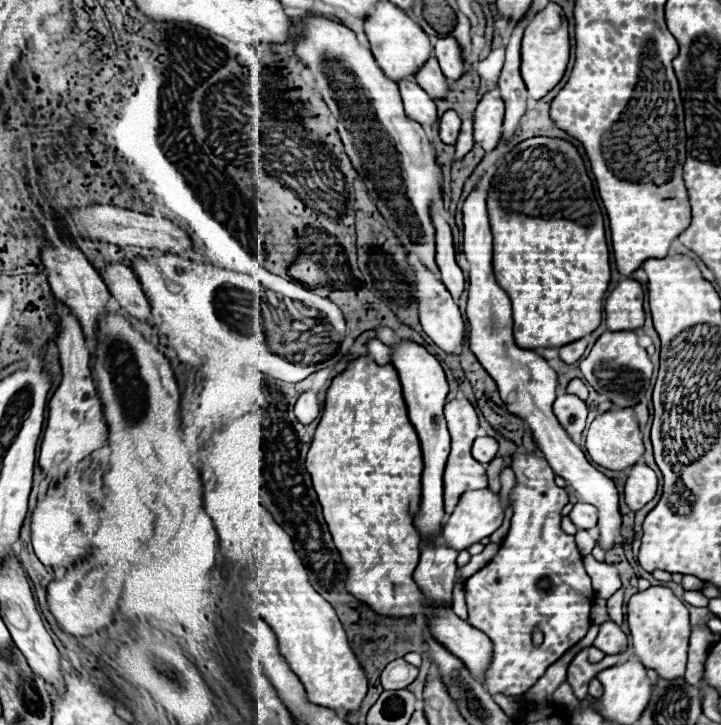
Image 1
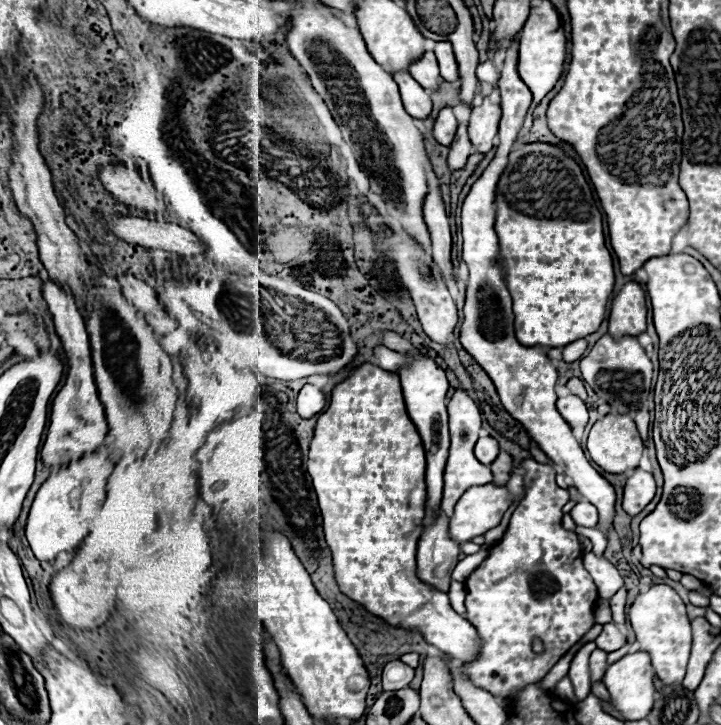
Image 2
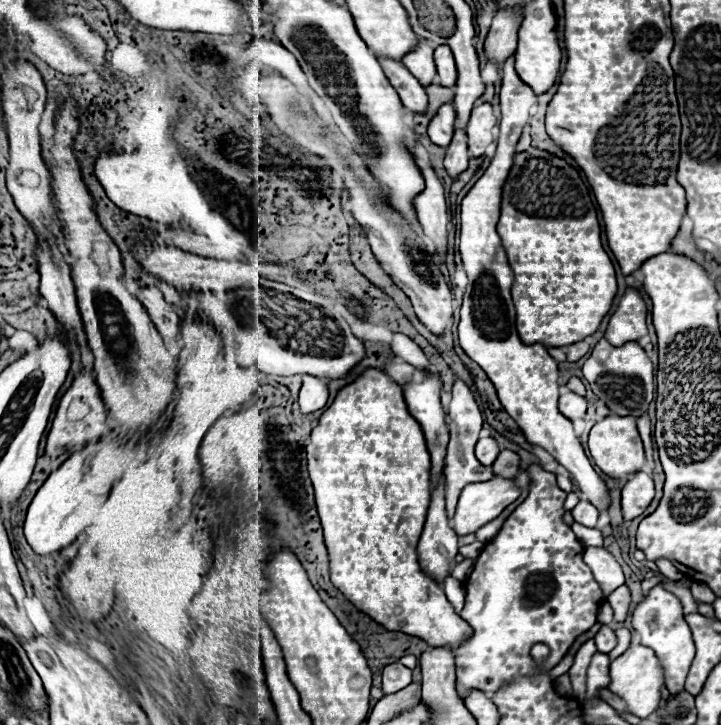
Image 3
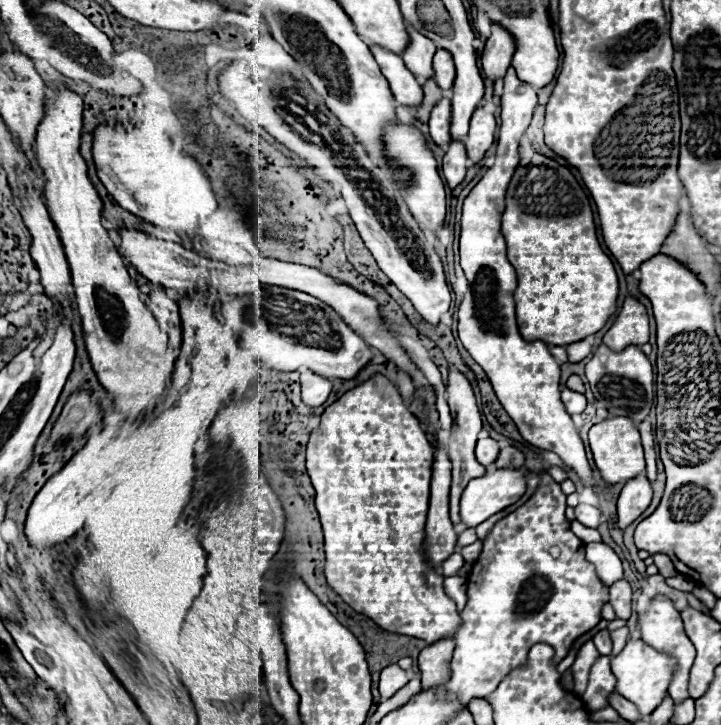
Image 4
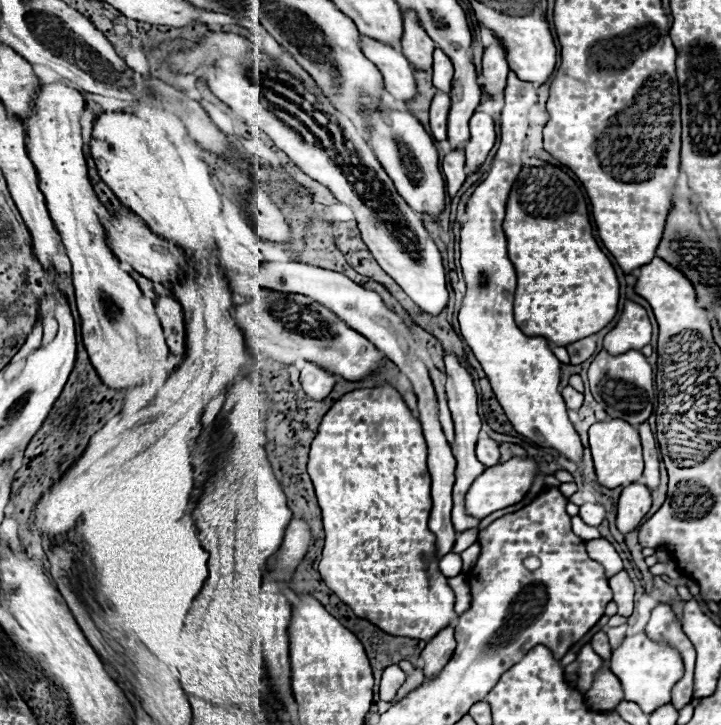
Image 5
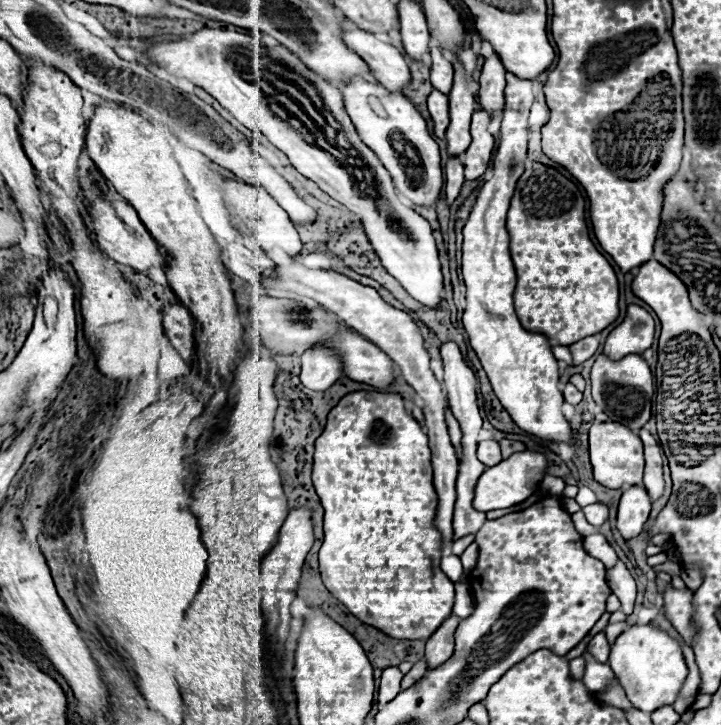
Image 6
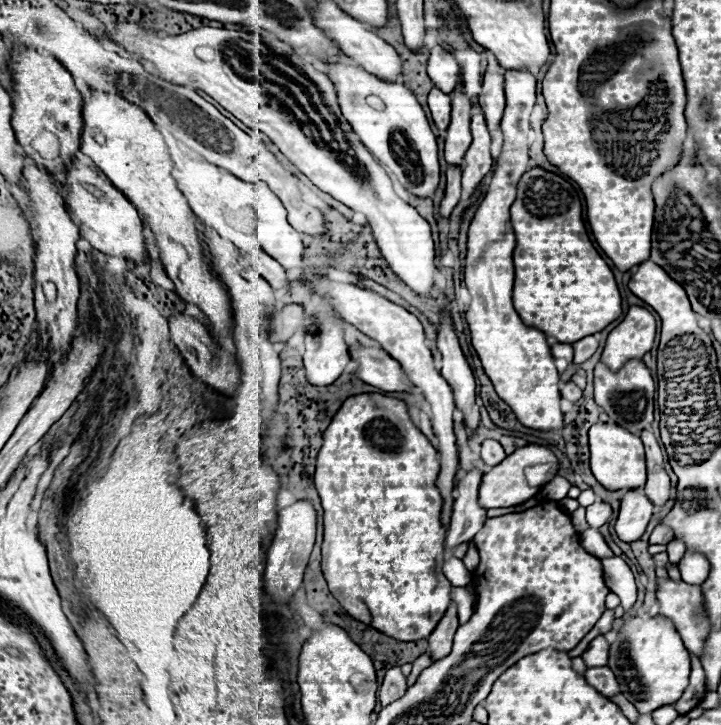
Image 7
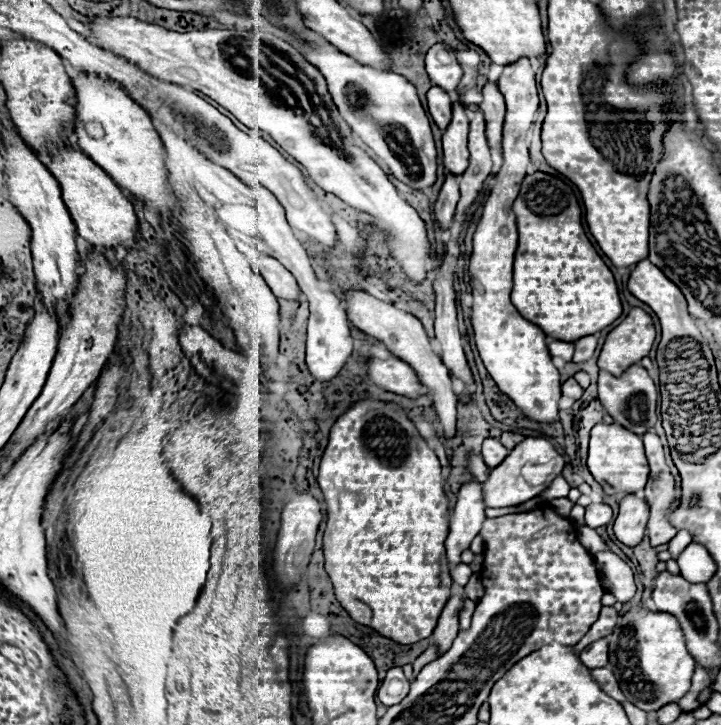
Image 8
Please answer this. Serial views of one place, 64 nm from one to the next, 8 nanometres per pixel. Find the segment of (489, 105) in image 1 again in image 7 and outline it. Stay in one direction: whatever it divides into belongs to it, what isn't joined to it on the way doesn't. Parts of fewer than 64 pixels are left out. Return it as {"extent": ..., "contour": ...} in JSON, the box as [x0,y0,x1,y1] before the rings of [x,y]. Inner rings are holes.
{"extent":[462,114,492,198],"contour":[[[474,114],[472,116],[472,144],[466,152],[464,158],[466,166],[462,170],[462,194],[464,198],[470,198],[482,178],[490,172],[492,168],[492,158],[490,158],[490,134],[486,128],[484,114]]]}

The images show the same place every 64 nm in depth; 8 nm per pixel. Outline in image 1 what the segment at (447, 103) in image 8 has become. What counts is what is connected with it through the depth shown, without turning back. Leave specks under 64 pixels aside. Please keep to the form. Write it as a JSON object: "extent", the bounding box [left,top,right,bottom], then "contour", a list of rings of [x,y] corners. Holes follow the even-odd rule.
{"extent":[440,112,460,144],"contour":[[[444,112],[440,116],[440,140],[444,144],[454,144],[460,132],[460,118],[456,112]]]}

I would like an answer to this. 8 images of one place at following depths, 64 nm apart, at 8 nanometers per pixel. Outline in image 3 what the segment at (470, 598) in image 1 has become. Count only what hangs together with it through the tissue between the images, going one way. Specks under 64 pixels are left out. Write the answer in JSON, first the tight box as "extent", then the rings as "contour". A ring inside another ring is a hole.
{"extent":[456,464,606,700],"contour":[[[532,464],[528,466],[528,472],[532,476],[528,498],[506,518],[498,534],[484,546],[472,574],[466,580],[466,606],[460,616],[470,624],[472,634],[456,650],[456,692],[462,700],[470,690],[494,694],[500,686],[522,674],[534,674],[538,668],[554,668],[574,640],[598,622],[598,608],[602,600],[606,600],[600,584],[592,576],[592,570],[582,562],[582,542],[562,520],[566,512],[566,492],[558,488],[556,476],[546,472],[542,466]],[[534,642],[550,646],[550,656],[542,666],[534,664],[530,656]]]}

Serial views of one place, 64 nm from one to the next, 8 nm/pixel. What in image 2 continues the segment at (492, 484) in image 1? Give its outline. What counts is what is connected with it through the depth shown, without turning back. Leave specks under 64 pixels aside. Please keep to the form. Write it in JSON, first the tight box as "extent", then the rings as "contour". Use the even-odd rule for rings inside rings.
{"extent":[490,452,514,484],"contour":[[[500,452],[498,458],[490,464],[492,474],[494,474],[494,484],[506,484],[510,478],[510,472],[514,470],[514,458],[508,452]]]}

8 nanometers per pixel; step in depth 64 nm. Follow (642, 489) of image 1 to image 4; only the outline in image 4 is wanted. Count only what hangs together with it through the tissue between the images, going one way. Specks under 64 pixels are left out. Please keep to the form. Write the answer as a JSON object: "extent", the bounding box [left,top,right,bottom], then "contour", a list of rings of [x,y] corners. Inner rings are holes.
{"extent":[618,474,652,530],"contour":[[[642,474],[624,484],[618,498],[618,526],[626,530],[632,522],[640,518],[640,514],[650,506],[652,500],[652,484]]]}

